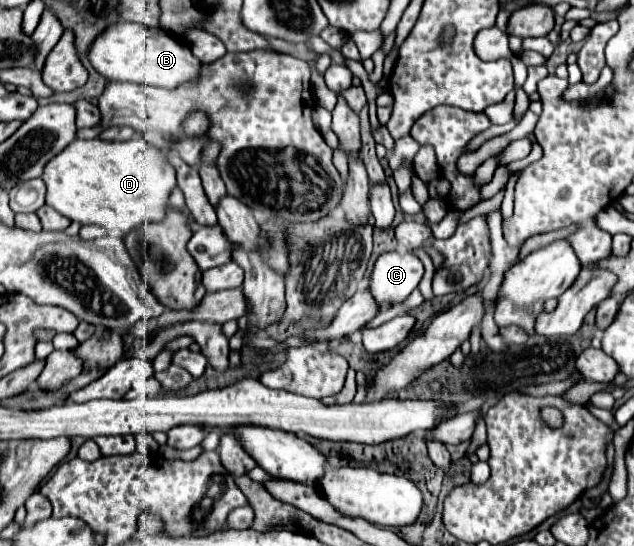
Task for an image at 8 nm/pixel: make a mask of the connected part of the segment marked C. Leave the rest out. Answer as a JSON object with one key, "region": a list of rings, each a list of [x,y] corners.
{"region":[[[386,252],[376,260],[368,288],[380,310],[390,308],[408,298],[408,294],[418,286],[422,274],[424,266],[416,254]]]}

